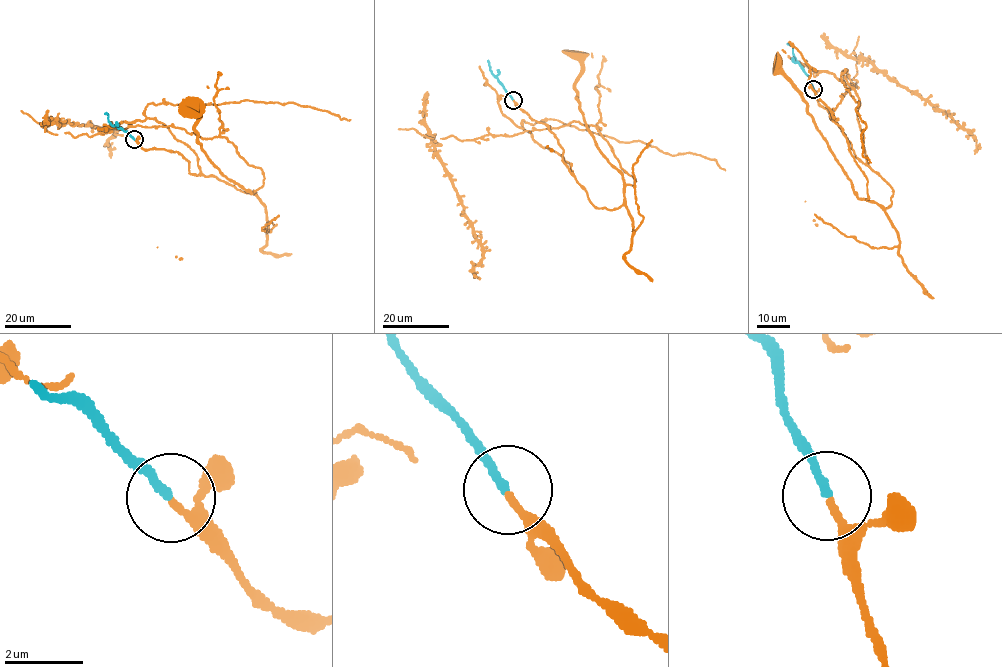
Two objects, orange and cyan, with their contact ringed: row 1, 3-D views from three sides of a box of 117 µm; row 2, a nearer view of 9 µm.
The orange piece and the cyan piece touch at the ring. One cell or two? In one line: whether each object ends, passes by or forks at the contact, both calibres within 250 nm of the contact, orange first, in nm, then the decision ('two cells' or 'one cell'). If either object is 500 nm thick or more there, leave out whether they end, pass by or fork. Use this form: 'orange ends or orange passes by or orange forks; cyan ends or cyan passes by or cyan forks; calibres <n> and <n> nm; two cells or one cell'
orange ends; cyan ends; calibres 190 and 200 nm; one cell

